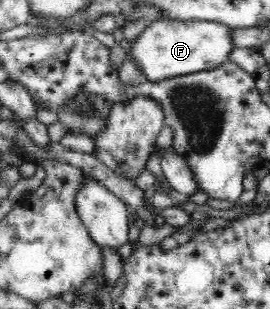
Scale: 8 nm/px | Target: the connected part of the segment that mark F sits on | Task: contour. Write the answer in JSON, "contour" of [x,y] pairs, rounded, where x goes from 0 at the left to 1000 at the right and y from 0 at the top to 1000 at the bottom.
{"contour":[[[626,58],[559,71],[481,146],[470,188],[496,191],[544,259],[563,265],[807,220],[815,207],[848,197],[844,181],[870,152],[859,139],[859,91],[844,81],[770,65]]]}

